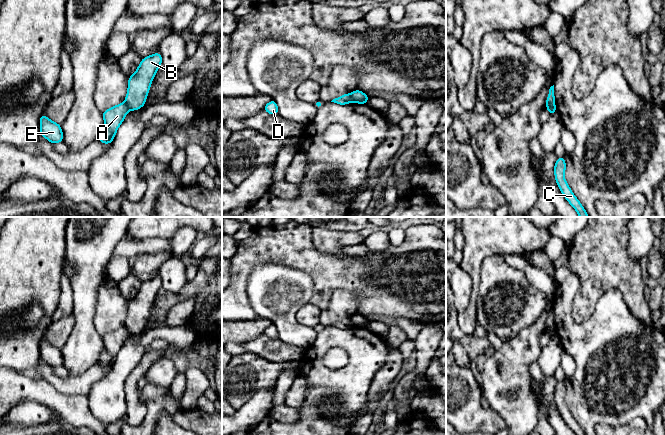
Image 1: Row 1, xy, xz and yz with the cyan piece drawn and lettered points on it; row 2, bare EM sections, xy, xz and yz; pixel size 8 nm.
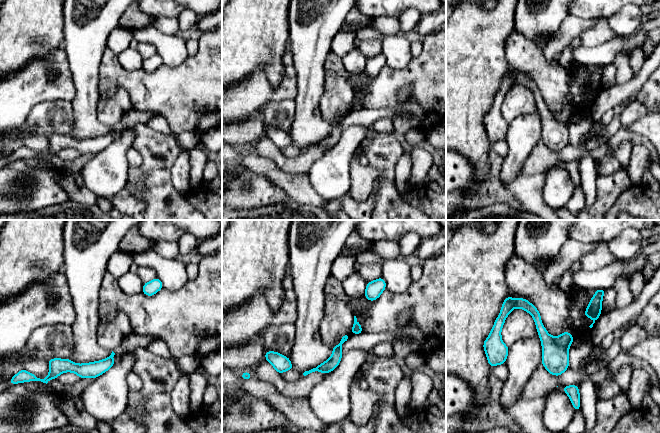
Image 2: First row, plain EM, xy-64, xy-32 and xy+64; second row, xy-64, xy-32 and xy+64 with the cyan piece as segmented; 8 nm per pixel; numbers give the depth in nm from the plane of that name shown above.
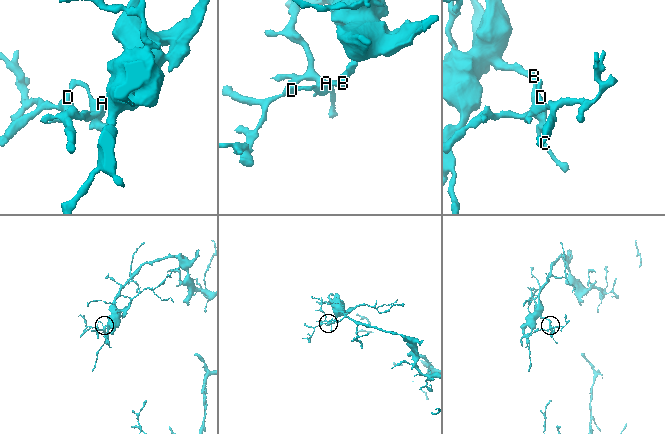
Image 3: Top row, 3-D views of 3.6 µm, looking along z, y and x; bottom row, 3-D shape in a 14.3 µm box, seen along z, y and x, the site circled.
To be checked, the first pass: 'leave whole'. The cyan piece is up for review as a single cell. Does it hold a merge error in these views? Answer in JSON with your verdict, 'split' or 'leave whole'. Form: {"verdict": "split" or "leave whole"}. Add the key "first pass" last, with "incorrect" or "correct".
{"verdict": "split", "first pass": "incorrect"}

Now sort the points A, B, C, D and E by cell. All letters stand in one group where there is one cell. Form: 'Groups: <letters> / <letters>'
Groups: A C D E / B

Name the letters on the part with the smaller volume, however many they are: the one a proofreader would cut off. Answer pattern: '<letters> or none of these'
A, C, D, E

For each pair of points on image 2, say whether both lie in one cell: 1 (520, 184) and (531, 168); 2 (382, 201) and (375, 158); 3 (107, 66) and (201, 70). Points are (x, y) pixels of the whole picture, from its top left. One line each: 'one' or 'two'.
1: two
2: one
3: one

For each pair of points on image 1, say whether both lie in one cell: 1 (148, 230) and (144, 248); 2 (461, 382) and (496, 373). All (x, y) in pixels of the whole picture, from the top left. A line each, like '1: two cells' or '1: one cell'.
1: two cells
2: two cells

